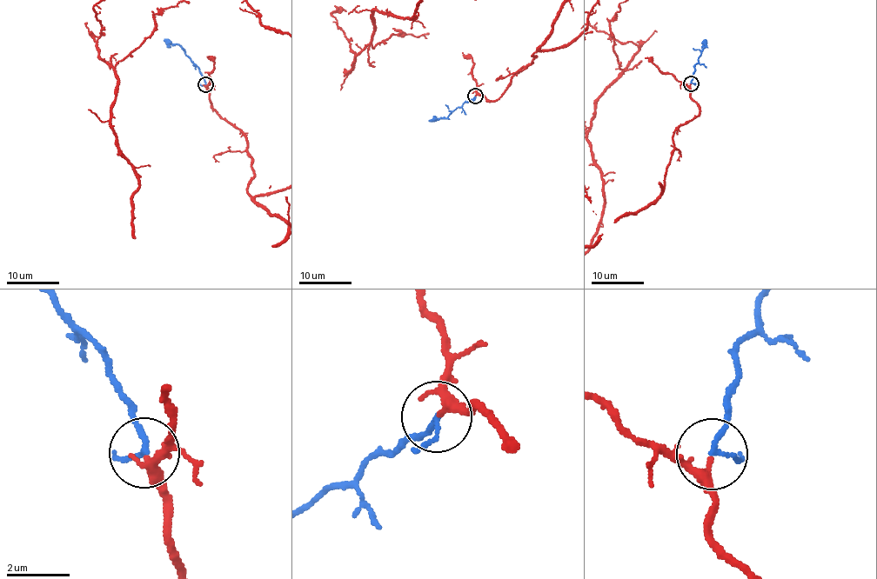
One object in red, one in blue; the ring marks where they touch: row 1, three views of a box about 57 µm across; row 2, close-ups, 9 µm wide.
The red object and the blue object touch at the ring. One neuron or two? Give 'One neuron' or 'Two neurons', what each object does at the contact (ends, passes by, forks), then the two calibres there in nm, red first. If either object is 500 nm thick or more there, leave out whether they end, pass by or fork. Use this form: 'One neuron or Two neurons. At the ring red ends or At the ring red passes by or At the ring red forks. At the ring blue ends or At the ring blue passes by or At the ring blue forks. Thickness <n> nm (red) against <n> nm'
One neuron. At the ring red forks. At the ring blue passes by. Thickness 180 nm (red) against 140 nm

